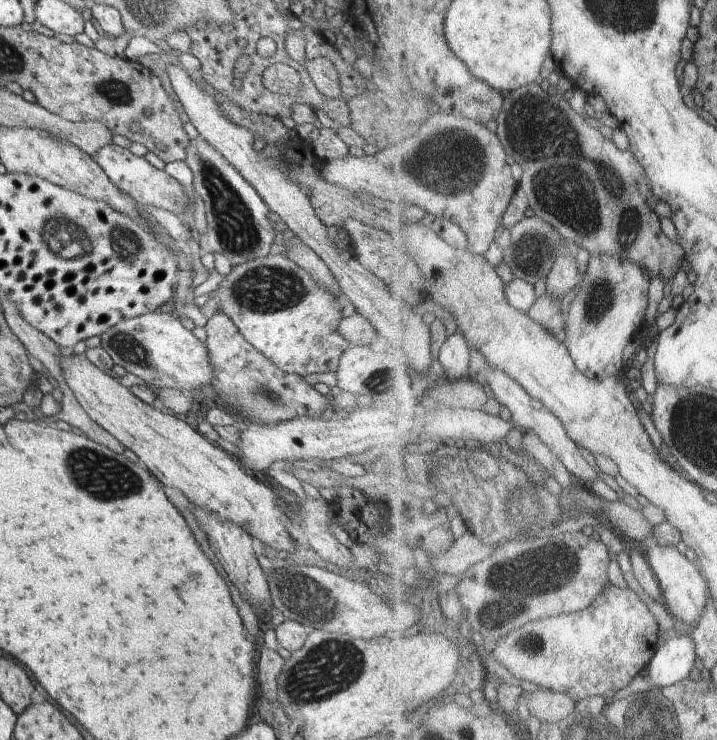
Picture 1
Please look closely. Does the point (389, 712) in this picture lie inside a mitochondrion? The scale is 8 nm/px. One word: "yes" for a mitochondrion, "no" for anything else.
no

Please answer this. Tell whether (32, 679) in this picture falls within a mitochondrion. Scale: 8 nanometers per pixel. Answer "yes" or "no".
no

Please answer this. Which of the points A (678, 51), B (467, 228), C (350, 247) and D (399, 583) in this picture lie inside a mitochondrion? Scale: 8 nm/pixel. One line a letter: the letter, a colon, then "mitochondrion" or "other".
A: other
B: other
C: other
D: other

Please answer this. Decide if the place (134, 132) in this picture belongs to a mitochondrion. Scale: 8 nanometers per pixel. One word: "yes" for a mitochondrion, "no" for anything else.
no

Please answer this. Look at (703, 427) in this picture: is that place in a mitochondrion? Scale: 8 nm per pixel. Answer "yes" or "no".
yes

